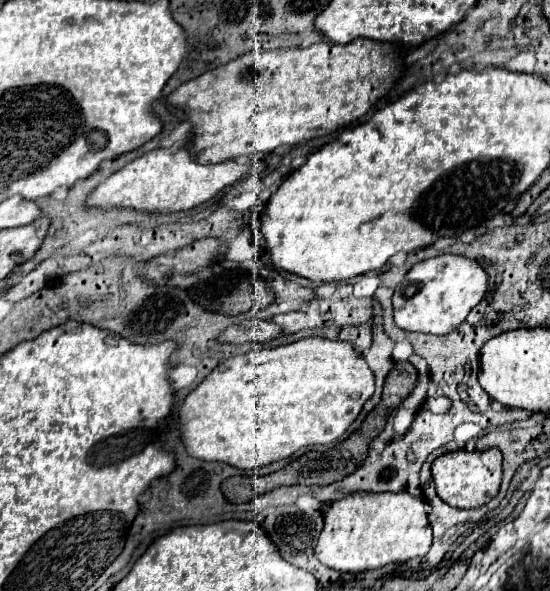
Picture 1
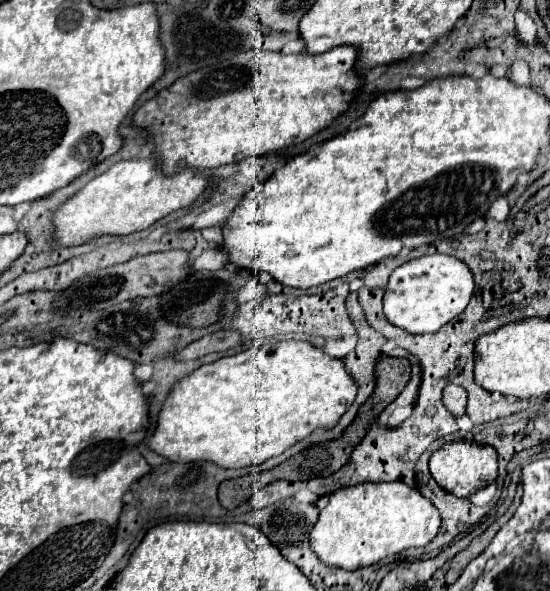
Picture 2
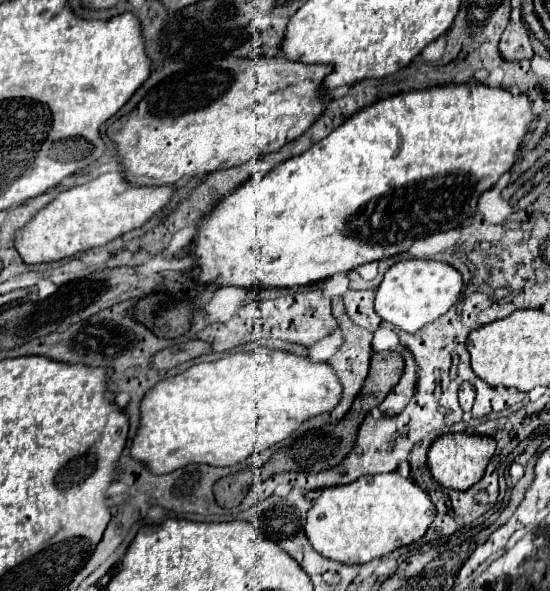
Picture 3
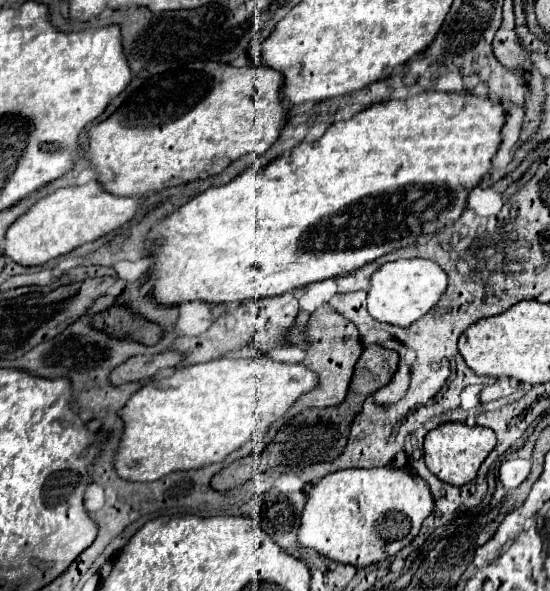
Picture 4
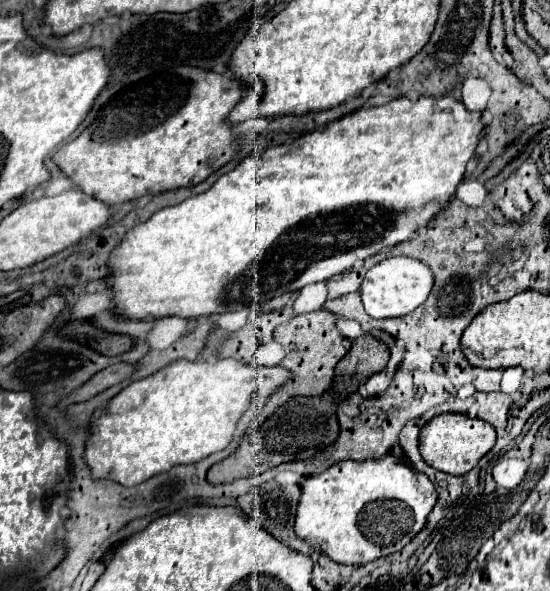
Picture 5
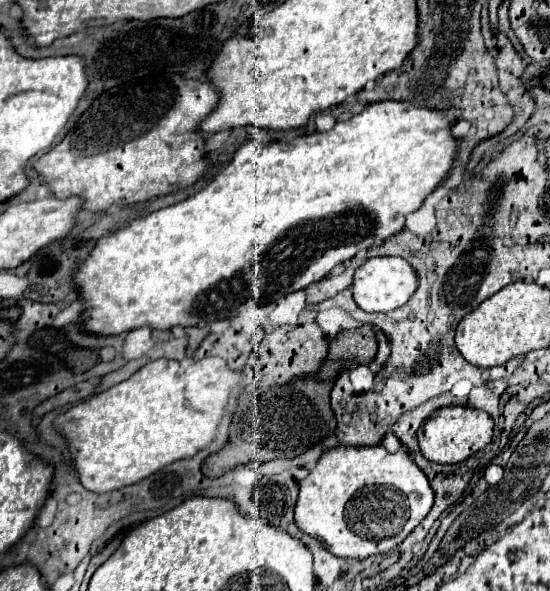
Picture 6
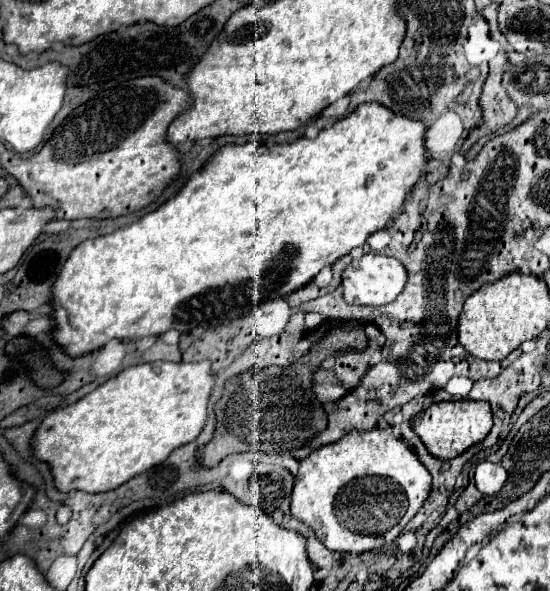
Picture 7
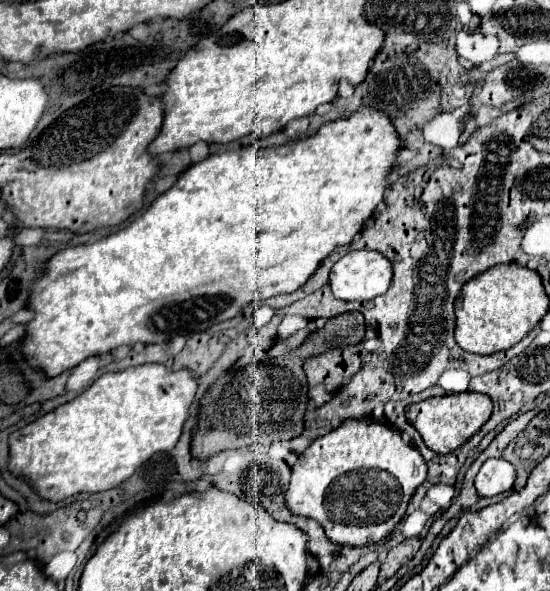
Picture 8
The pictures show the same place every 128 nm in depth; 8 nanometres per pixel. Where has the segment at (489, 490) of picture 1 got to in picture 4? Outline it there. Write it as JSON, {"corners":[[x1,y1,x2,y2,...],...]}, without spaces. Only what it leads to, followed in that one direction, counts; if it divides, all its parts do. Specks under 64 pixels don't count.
{"corners":[[444,422,426,434,424,458,426,458,428,470,432,470,434,476,438,476,440,480,444,480,448,484,464,486,476,478,480,464,494,450,494,446,496,446,496,434,490,428,468,426,462,422]]}

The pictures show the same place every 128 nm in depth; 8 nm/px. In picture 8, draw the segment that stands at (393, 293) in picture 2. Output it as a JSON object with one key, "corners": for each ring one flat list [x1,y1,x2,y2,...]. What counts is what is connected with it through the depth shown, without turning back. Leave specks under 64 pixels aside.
{"corners":[[352,250,332,264,328,278,336,298,372,300,388,290,392,264,376,250]]}

